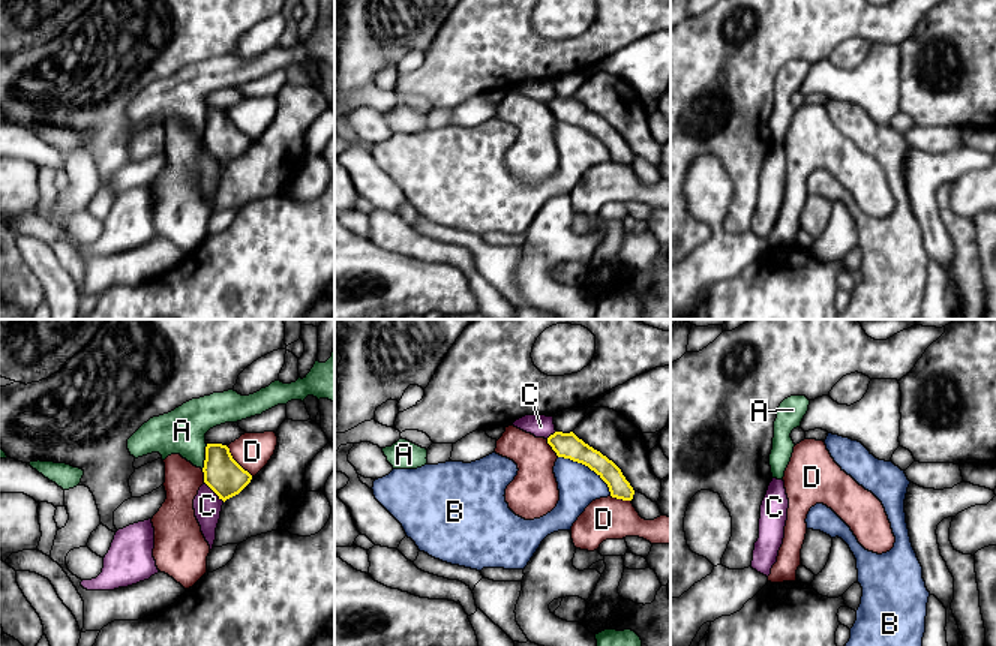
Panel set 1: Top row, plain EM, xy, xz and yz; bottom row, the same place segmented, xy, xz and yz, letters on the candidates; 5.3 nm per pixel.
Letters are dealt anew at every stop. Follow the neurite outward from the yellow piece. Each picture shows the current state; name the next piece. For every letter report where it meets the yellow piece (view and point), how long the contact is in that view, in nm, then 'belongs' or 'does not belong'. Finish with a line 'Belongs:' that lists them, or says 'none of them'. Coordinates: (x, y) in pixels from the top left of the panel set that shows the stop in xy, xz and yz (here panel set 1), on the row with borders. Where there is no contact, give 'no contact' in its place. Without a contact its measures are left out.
A: contact xy (206, 456); length 140 nm; does not belong
B: contact xz (588, 466); length 360 nm; does not belong
C: contact xy (215, 492); length 160 nm; does not belong
D: contact xy (236, 462); length 220 nm; does not belong
Belongs: none of them

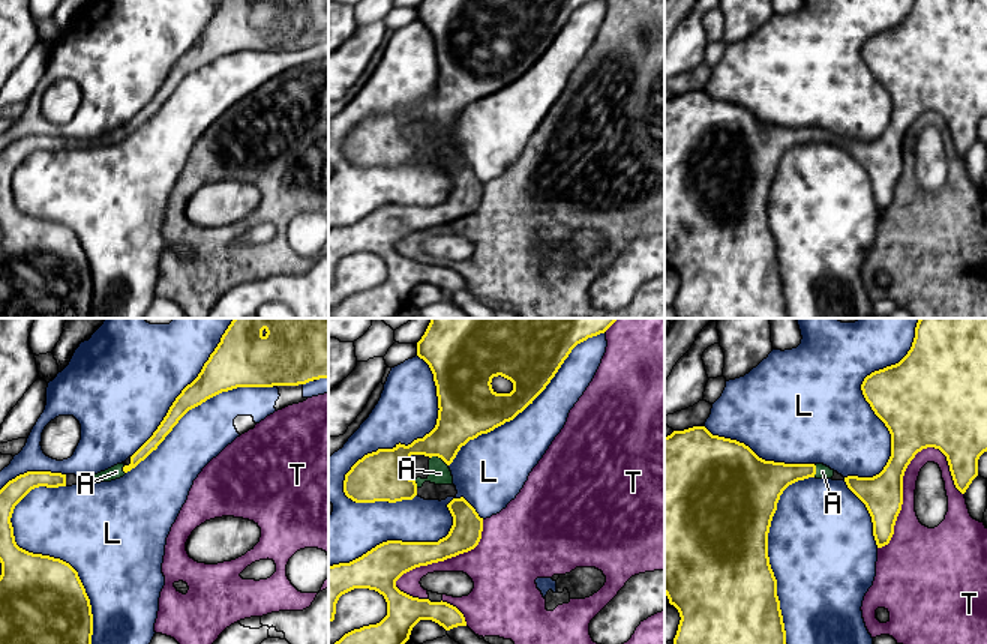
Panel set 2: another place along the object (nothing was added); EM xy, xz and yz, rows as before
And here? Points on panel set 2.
A: contact xz (440, 457); length 110 nm; belongs
L: contact yz (891, 439); length 1250 nm; does not belong
T: contact yz (902, 493); length 650 nm; does not belong
Belongs: A

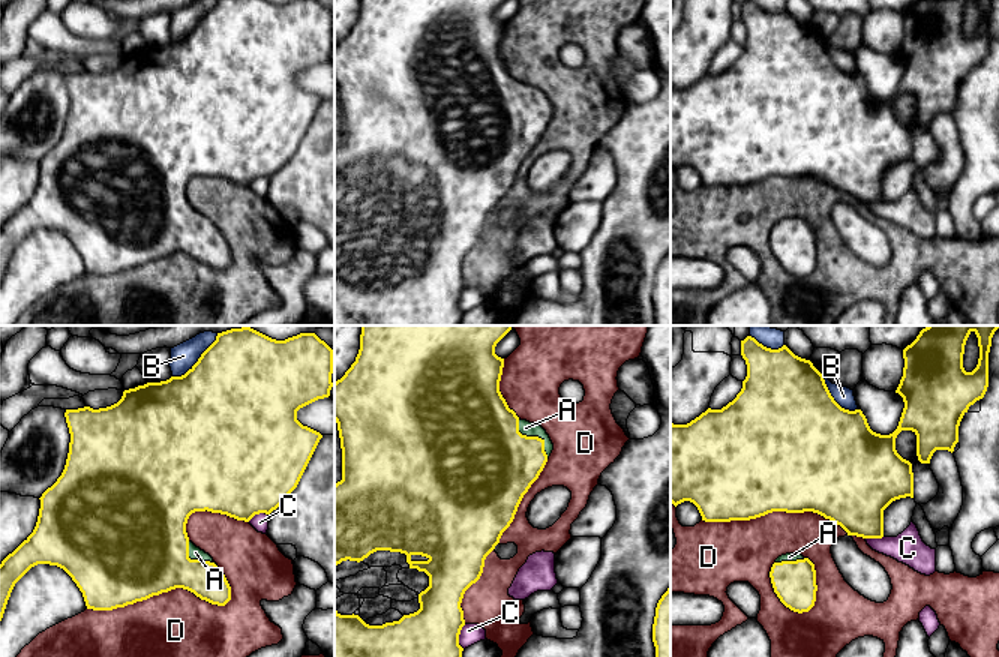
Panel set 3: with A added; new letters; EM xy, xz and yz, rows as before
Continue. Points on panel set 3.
A: contact xz (534, 437); length 280 nm; belongs
B: contact xy (198, 359); length 340 nm; does not belong
C: contact xz (458, 636); length 140 nm; does not belong
D: contact xy (164, 591); length 800 nm; does not belong
Belongs: A

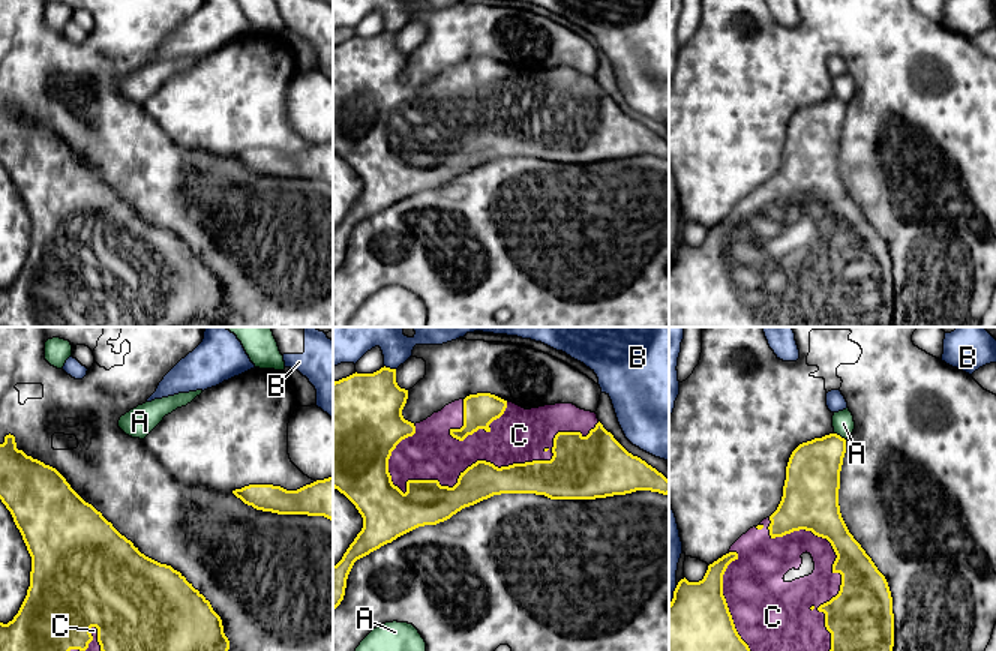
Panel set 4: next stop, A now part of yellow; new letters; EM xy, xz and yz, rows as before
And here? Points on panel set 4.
A: contact yz (839, 435); length 80 nm; does not belong
B: contact xz (389, 368); length 70 nm; does not belong
C: contact xz (494, 465); length 1150 nm; belongs
Belongs: C

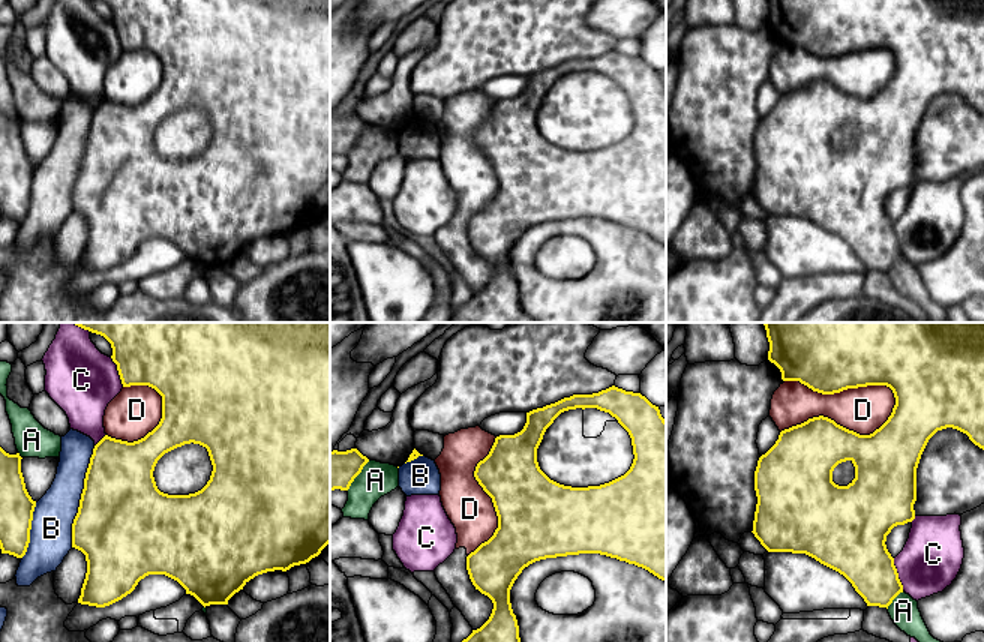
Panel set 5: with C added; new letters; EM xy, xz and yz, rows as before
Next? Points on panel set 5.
A: contact xz (357, 474); length 200 nm; does not belong
B: contact xy (81, 497); length 550 nm; does not belong
C: contact yz (897, 575); length 190 nm; does not belong
D: contact yz (843, 428); length 650 nm; does not belong
Belongs: none of them

